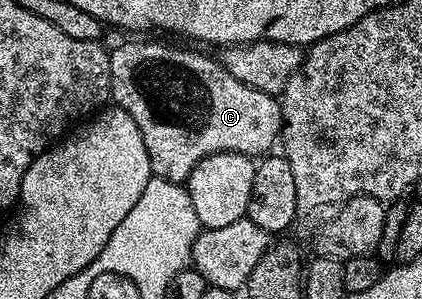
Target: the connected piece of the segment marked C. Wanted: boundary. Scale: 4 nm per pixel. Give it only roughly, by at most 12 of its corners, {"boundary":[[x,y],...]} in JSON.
{"boundary":[[111,47],[113,103],[155,176],[269,153],[282,106],[221,59]]}

